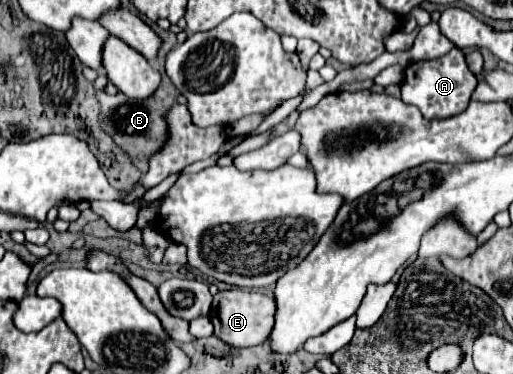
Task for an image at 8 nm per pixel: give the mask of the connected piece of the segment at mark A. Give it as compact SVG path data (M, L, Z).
M452 48L448 54L440 58L418 60L406 66L404 82L402 82L402 100L406 104L416 106L424 114L424 118L442 120L466 110L474 84L476 84L476 76L470 72L464 60L464 52L460 48Z

